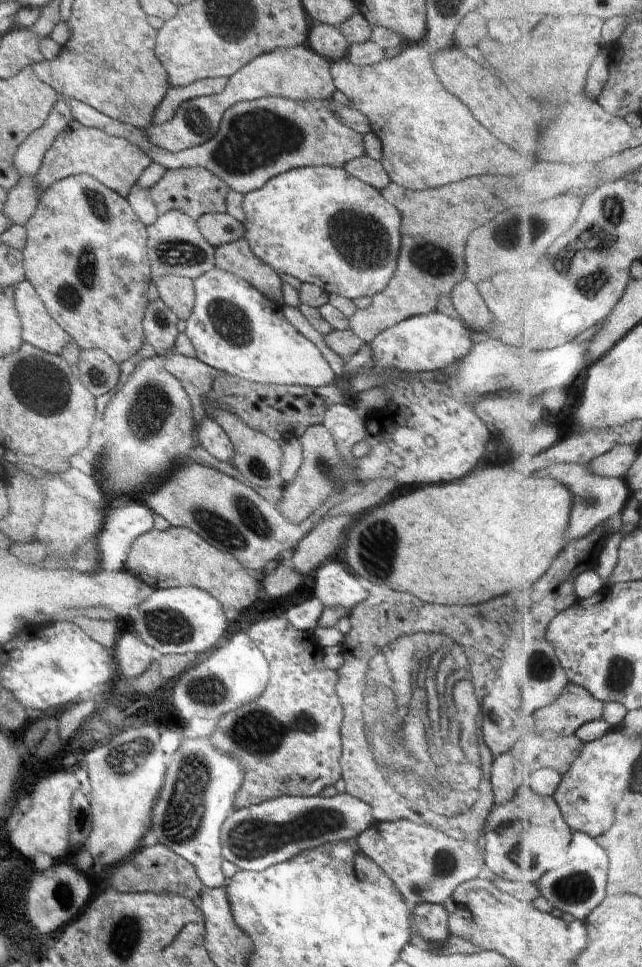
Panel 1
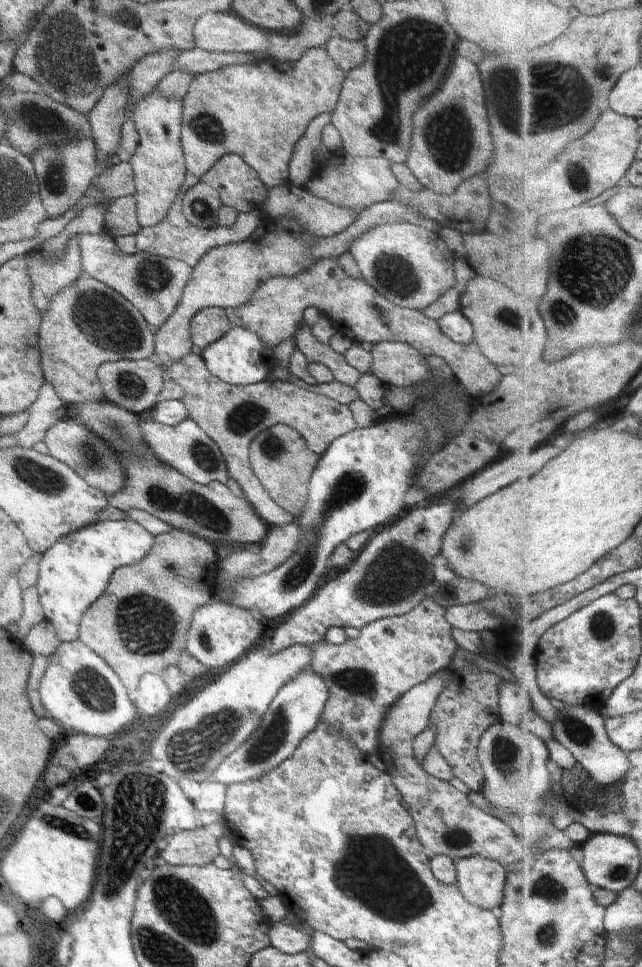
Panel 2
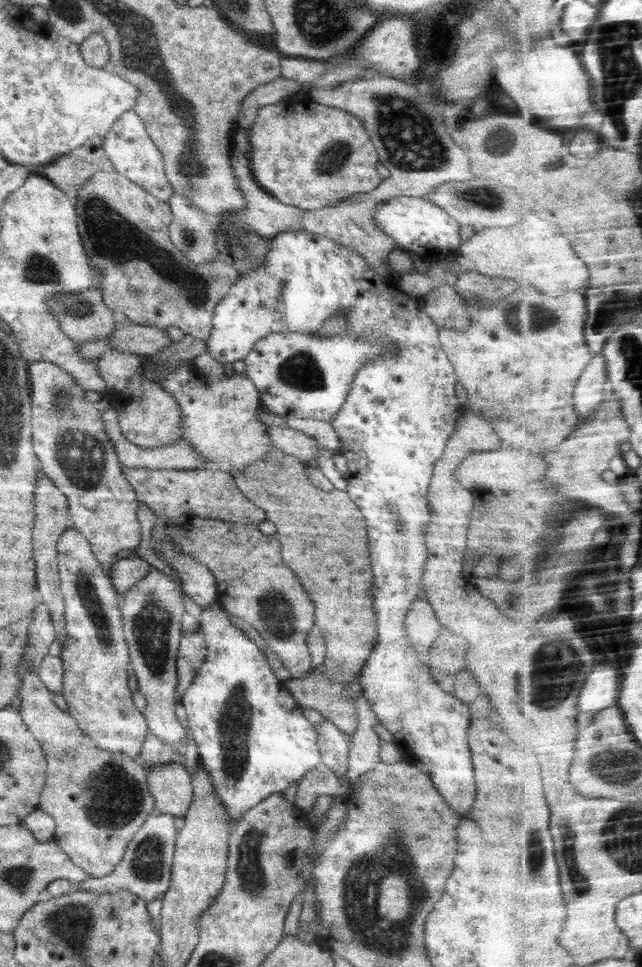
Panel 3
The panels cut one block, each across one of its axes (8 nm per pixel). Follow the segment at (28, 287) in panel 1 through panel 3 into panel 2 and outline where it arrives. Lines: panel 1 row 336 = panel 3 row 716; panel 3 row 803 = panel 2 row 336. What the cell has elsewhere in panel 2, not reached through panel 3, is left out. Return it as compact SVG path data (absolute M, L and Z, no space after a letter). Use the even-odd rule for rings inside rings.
M86 273L60 290L46 308L38 331L41 367L64 405L105 399L97 368L119 359L147 359L155 353L155 329L121 294Z

